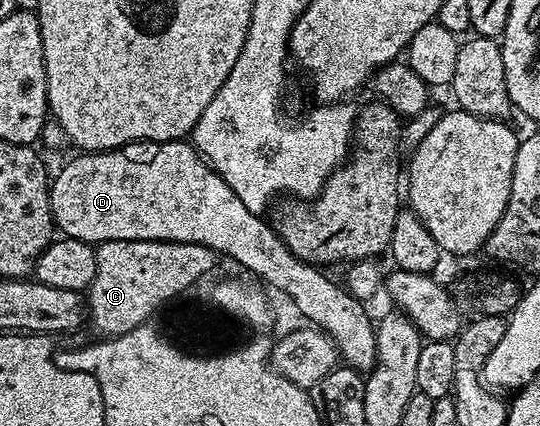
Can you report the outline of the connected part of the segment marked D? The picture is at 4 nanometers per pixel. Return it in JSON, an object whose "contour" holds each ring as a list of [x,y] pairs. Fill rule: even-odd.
{"contour":[[[182,139],[179,141],[138,141],[132,145],[126,145],[124,149],[114,149],[103,153],[91,153],[88,151],[82,152],[81,157],[70,160],[62,169],[62,173],[52,178],[49,187],[49,206],[53,212],[54,226],[64,236],[73,237],[77,241],[88,241],[90,243],[100,243],[107,240],[145,240],[145,241],[170,241],[175,244],[202,244],[203,247],[211,248],[222,258],[230,257],[233,261],[238,261],[245,269],[250,269],[254,278],[260,279],[266,286],[274,285],[275,288],[281,289],[281,293],[285,297],[290,297],[293,300],[293,305],[306,317],[306,322],[312,323],[316,328],[328,334],[329,338],[337,344],[339,357],[346,366],[350,369],[357,370],[362,375],[368,374],[369,370],[373,368],[377,361],[377,331],[375,328],[374,318],[369,318],[369,313],[364,304],[356,301],[353,296],[349,294],[348,289],[337,285],[328,277],[328,272],[322,271],[316,265],[308,265],[305,261],[299,258],[286,247],[277,230],[273,228],[272,224],[264,216],[252,213],[243,205],[242,200],[236,197],[235,191],[231,191],[231,187],[227,187],[227,183],[214,171],[212,165],[193,148],[188,140]]]}

